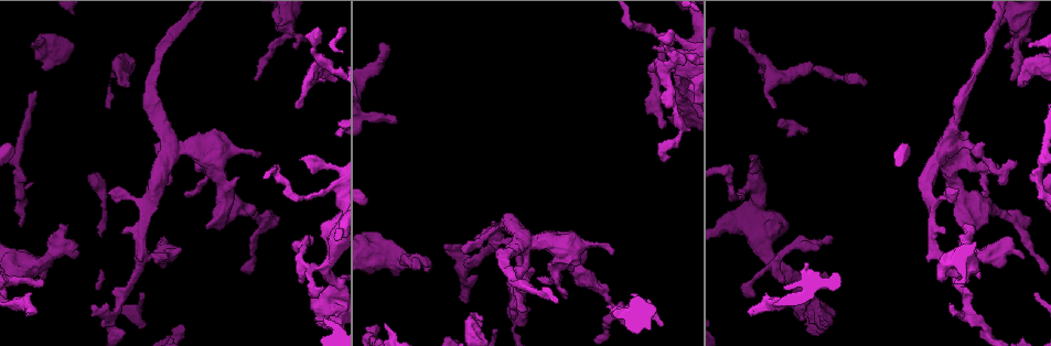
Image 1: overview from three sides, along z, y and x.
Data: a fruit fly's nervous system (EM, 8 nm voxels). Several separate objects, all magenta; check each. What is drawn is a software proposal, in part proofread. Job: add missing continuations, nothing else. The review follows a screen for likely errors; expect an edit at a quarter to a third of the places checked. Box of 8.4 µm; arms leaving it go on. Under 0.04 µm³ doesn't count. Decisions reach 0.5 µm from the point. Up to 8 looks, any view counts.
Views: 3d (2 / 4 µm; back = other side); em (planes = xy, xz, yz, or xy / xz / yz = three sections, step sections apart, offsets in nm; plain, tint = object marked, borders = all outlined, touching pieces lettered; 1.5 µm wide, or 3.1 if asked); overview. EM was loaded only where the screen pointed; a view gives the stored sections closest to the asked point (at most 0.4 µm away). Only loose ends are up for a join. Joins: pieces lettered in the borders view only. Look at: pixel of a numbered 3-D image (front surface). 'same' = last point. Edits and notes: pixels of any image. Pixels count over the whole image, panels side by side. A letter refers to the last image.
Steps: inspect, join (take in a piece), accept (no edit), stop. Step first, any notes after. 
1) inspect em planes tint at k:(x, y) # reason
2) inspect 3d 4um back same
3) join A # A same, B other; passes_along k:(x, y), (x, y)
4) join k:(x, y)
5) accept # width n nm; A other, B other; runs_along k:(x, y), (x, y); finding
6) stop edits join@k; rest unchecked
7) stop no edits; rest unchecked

inspect 3d 4um at 1:(978, 275) # stops while still wide

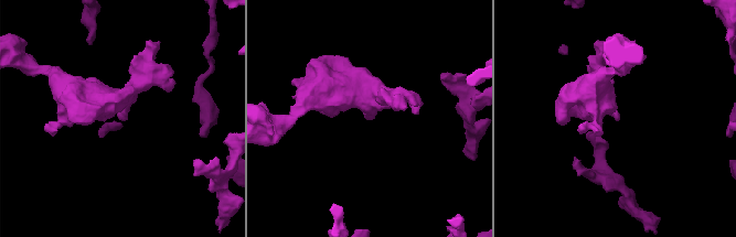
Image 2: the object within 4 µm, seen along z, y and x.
inspect em planes borders at 2:(366, 118)

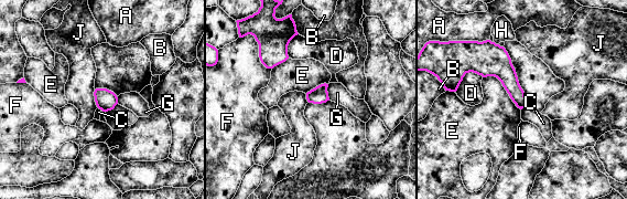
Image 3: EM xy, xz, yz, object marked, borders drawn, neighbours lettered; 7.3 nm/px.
accept # A other, B other, C other, D other, E other, F other, G other, H other, J other; border 3:(94, 90), (94, 101), (98, 107); none of them fits

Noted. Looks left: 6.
inspect em 3.1um xy step 16 borders at 1:(867, 84) # branch stops here

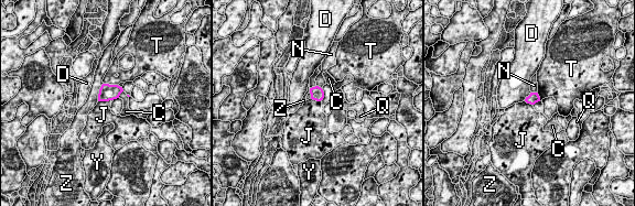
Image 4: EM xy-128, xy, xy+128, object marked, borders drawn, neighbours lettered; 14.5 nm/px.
accept # width 160 nm; C other, D other, J other, N other, Q other, T other, Y other, Z other; border 4:(530, 91), (524, 100); none of them fits

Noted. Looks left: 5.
inspect 3d 2um at 1:(733, 29) # an open end

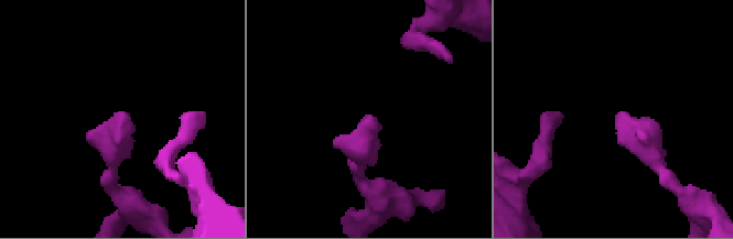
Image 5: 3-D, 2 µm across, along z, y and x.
inspect em xy step 4 tint at 5:(617, 118)

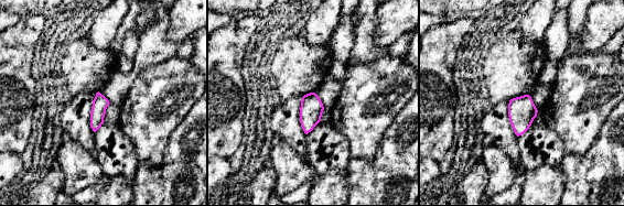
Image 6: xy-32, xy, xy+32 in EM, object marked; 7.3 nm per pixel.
inspect em xy step 4 borders same # see the neighbours

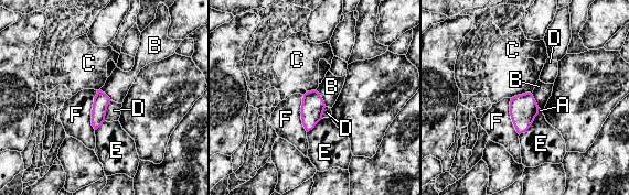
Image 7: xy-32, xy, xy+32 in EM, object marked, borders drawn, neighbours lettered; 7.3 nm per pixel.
accept # A other, B other, C other, D other, E other, F other; none of them fits

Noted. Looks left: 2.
stop no edits; rest unchecked

